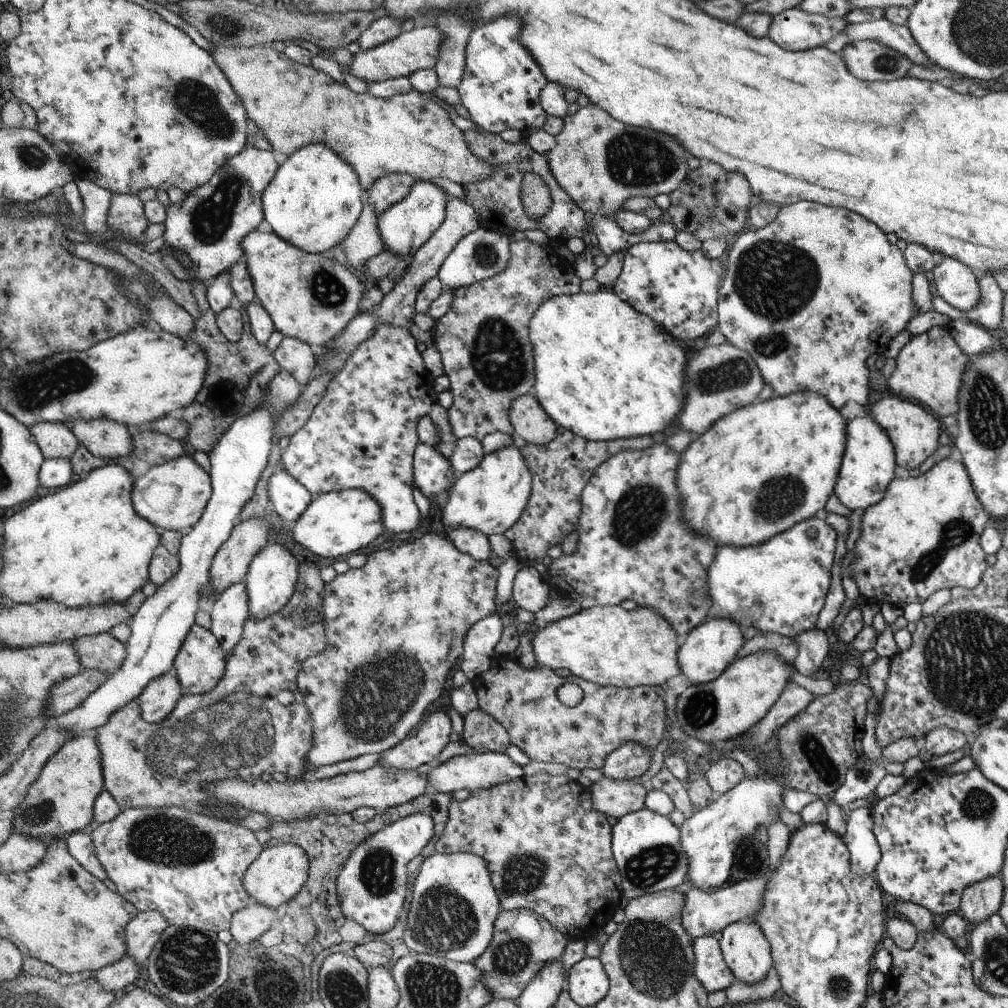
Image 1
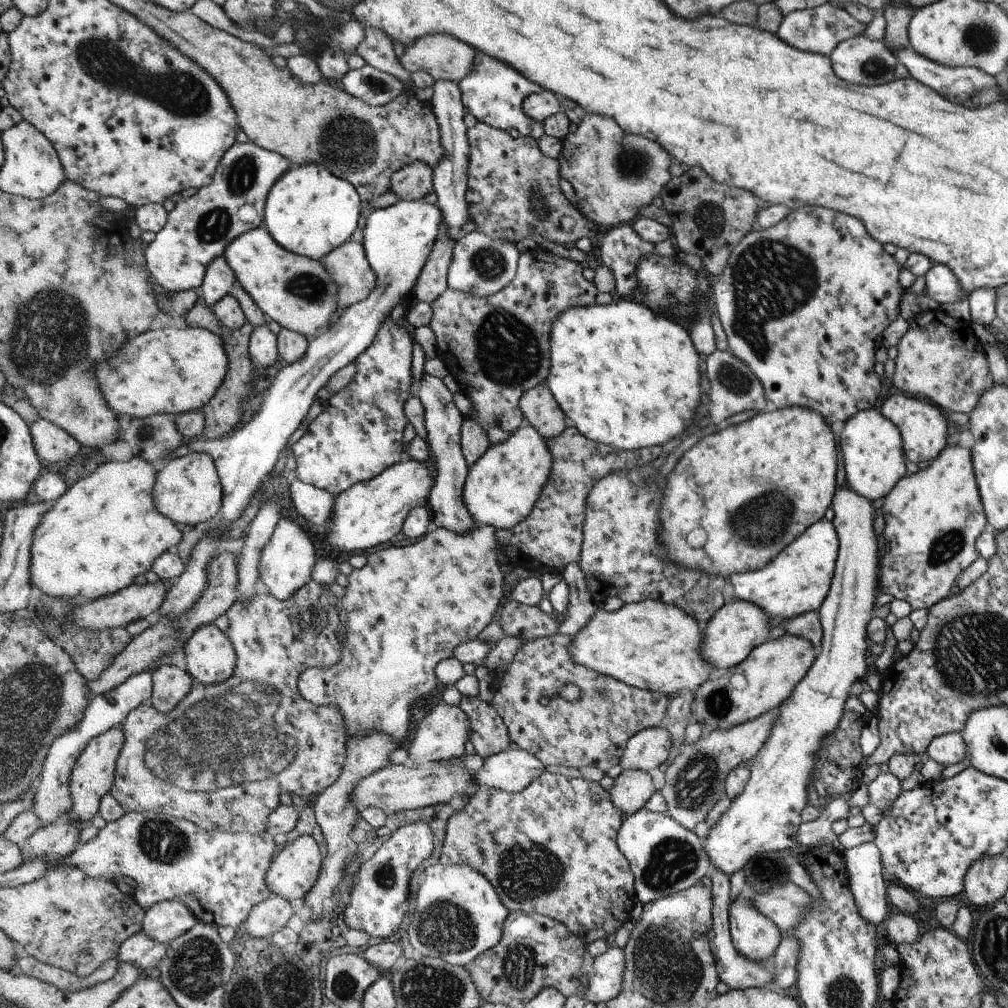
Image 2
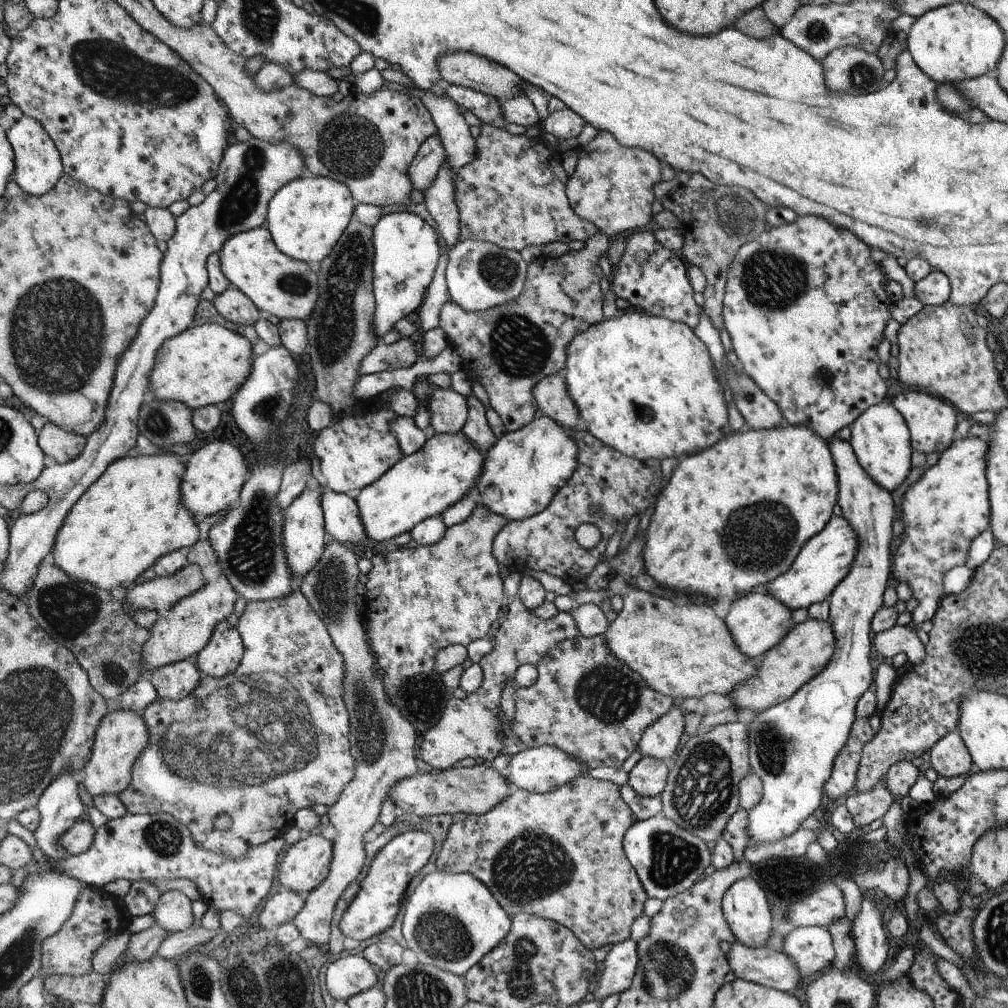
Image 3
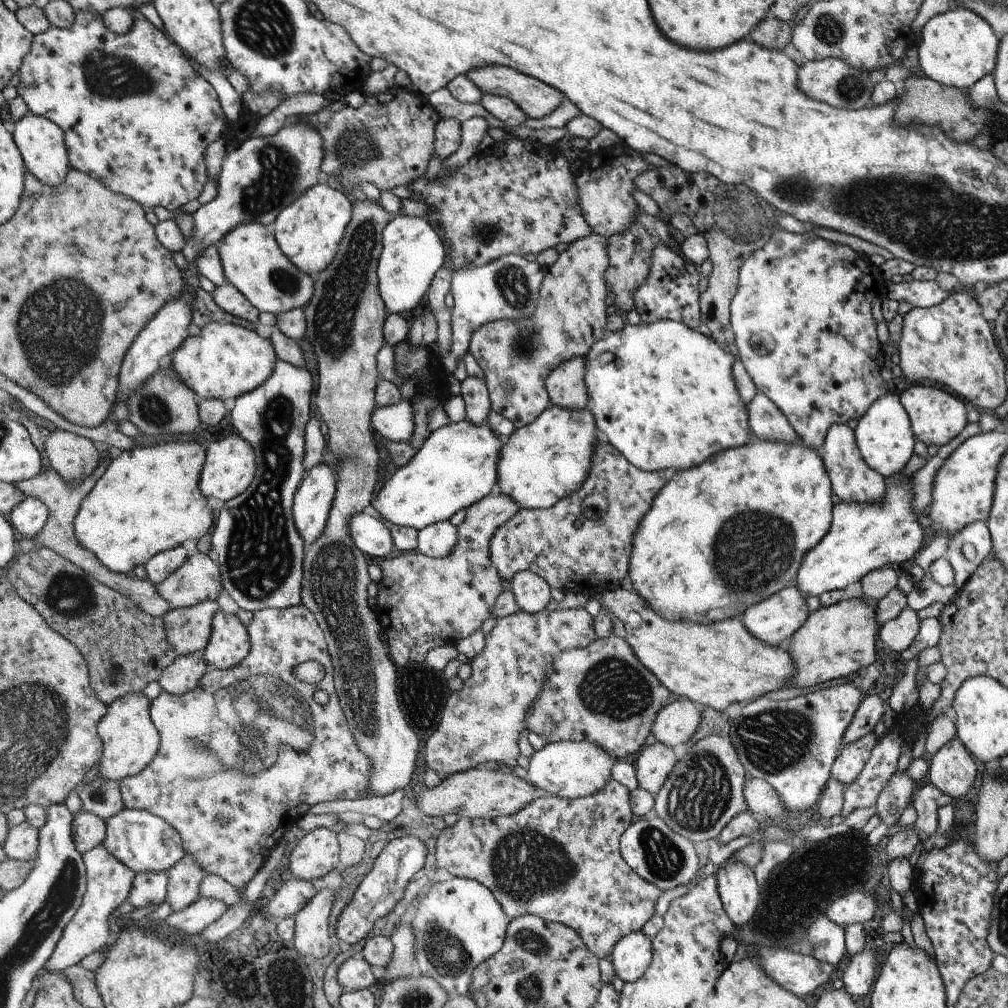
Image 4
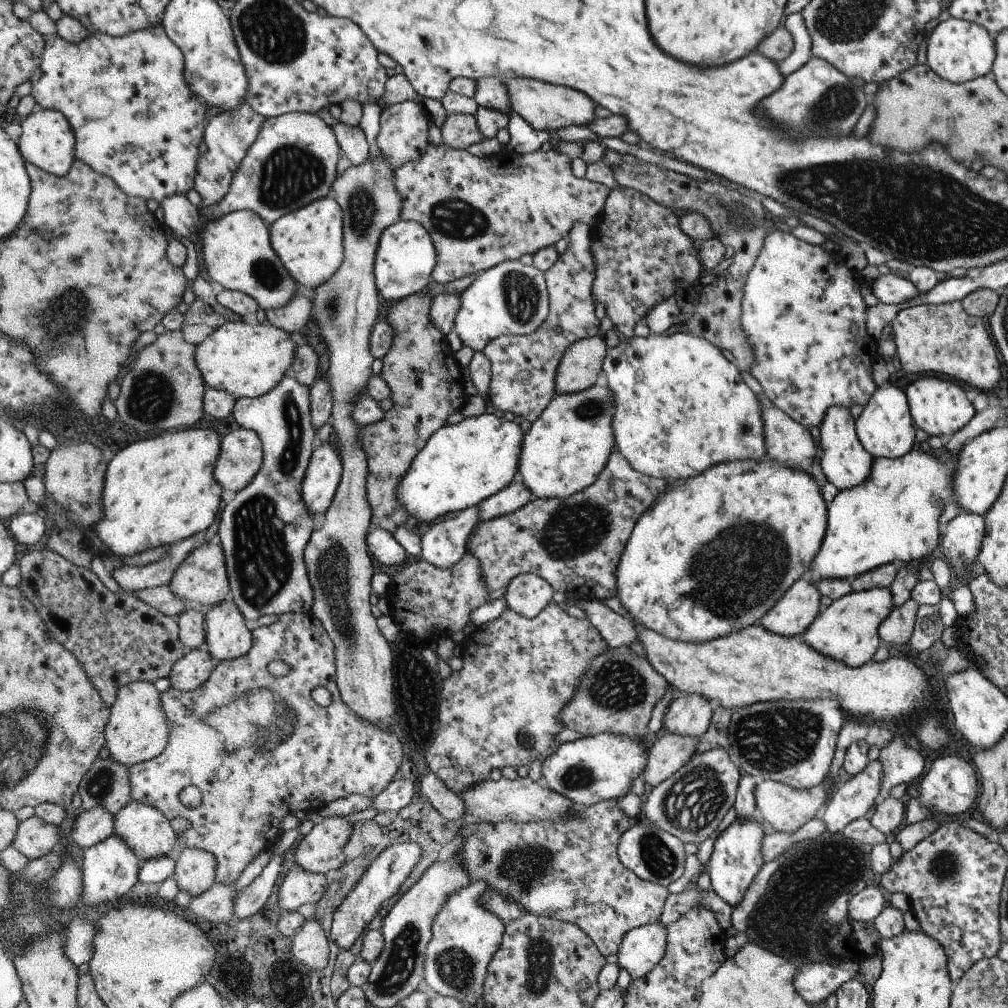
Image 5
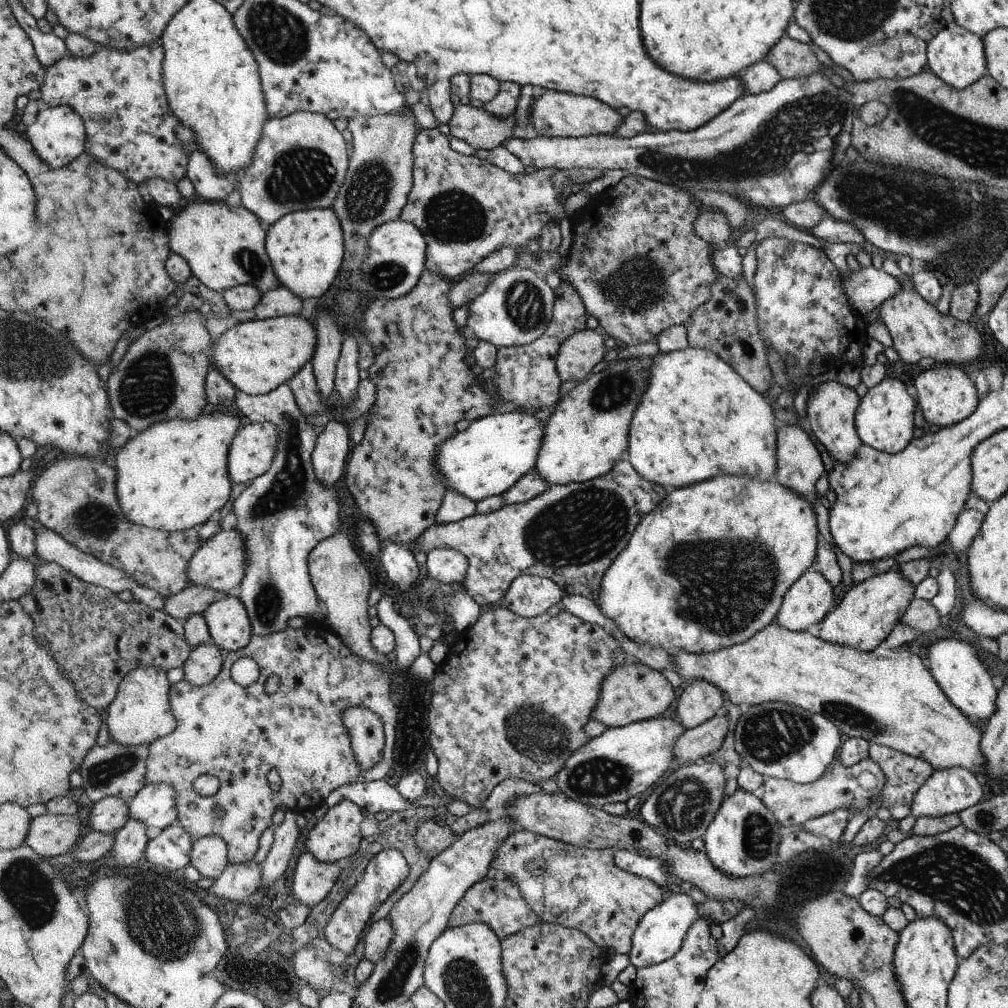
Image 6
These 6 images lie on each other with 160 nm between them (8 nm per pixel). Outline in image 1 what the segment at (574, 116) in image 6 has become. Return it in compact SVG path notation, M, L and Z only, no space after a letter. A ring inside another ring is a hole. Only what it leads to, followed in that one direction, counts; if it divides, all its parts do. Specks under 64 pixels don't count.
M436 26L414 27L408 32L400 33L394 40L385 42L372 50L361 50L358 55L354 55L354 60L348 67L348 71L360 80L376 82L398 77L409 77L412 73L422 69L434 69L438 57L441 56L444 37L442 31Z

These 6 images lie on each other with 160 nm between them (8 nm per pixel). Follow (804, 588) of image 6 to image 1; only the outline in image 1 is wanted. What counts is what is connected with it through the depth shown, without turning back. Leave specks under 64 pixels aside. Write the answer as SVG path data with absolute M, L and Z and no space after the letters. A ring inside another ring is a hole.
M713 614L694 628L682 644L679 653L681 672L694 685L713 681L720 677L734 660L737 660L737 654L746 641L742 627L737 622L724 617L714 617Z

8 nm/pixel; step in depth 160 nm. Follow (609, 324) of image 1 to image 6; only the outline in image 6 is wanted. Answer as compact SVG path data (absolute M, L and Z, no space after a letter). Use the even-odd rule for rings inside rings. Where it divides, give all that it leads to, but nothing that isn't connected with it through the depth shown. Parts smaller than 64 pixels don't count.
M688 346L670 353L659 352L649 358L649 385L629 431L629 449L625 459L641 478L666 486L667 492L698 484L726 474L775 480L777 474L776 416L762 394L720 355L702 346Z

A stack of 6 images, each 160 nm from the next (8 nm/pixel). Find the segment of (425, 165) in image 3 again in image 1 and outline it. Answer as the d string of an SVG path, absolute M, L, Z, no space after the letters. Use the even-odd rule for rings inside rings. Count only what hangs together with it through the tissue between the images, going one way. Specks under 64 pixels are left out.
M408 173L387 174L367 191L367 201L375 208L377 216L400 202L413 189L417 181Z

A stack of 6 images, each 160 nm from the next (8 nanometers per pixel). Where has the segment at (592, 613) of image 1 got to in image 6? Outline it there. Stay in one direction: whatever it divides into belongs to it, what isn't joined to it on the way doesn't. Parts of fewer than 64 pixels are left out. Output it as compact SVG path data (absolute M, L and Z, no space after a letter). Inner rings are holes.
M776 624L766 626L747 642L728 646L710 653L688 653L684 650L672 653L673 668L678 676L689 684L697 680L713 683L729 696L730 702L742 707L762 705L768 702L789 703L802 709L824 715L836 724L841 732L853 738L864 738L870 744L888 746L908 756L926 760L934 771L946 768L966 768L984 772L986 758L982 758L982 727L966 717L950 703L932 672L920 656L908 650L891 650L878 646L872 652L862 652L850 646L840 646L815 638L806 631L790 631Z

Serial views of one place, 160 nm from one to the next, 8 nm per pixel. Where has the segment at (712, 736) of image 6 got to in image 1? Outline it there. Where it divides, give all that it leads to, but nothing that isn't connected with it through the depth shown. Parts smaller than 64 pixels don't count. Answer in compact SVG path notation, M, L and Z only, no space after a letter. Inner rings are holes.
M602 778L590 786L593 806L616 820L645 807L646 789L632 779Z

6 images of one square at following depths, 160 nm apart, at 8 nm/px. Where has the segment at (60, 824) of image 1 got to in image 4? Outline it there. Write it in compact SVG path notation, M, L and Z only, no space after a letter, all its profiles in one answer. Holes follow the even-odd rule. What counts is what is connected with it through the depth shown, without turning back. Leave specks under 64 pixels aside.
M128 693L124 697L108 705L109 712L100 722L100 735L104 743L104 756L101 757L99 776L103 779L121 782L126 777L133 777L149 766L150 761L157 756L161 746L161 733L152 719L152 701L142 693Z

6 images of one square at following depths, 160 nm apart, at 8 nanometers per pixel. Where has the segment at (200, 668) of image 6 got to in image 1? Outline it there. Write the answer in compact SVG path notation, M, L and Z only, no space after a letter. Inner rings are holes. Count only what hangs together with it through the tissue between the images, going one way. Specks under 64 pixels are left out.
M172 673L150 681L148 688L137 698L142 716L149 723L163 721L175 709L184 693L182 685Z

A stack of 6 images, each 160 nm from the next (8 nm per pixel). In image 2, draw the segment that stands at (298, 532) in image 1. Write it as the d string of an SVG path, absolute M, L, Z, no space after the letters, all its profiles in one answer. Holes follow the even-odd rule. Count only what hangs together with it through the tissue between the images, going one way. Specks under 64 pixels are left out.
M433 454L430 460L422 462L408 457L377 477L352 485L337 495L331 522L326 526L330 546L358 552L394 539L404 529L406 517L418 507L425 508L437 484L437 462L432 458Z

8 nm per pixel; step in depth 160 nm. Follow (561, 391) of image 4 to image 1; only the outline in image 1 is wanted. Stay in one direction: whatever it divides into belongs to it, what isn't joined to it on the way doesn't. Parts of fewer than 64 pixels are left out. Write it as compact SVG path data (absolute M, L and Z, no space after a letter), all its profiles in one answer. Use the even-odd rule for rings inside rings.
M528 393L513 400L509 418L514 427L514 437L520 443L543 446L557 436L554 419L545 411L537 397Z

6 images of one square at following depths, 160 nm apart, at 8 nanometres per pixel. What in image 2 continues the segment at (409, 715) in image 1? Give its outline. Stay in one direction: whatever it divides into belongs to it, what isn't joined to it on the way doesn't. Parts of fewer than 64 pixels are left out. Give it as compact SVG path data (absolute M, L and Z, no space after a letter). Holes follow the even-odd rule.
M478 525L470 532L458 534L457 532L438 527L430 534L422 537L422 540L409 546L388 546L389 549L378 550L370 556L367 556L368 562L361 569L354 569L348 577L348 587L345 588L346 595L342 599L343 607L348 612L348 620L344 630L344 644L342 644L341 661L337 665L330 668L314 667L306 669L301 674L297 685L300 687L300 693L311 703L320 706L337 706L345 718L347 738L352 735L359 735L376 729L385 732L395 741L402 740L406 736L408 724L410 724L410 704L412 700L416 700L419 696L424 696L436 688L438 678L436 678L435 668L437 664L445 658L452 657L454 649L461 645L462 642L474 641L478 638L478 634L495 620L494 614L500 606L500 600L504 598L504 590L502 590L502 572L496 560L496 539L494 538L496 528L488 525Z

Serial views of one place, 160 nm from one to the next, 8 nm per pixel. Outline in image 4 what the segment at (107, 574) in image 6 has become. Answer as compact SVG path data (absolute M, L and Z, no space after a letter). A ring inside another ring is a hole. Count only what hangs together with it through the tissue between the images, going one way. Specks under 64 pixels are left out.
M183 545L162 551L145 562L147 580L154 586L166 580L173 572L176 572L187 559L186 549Z

